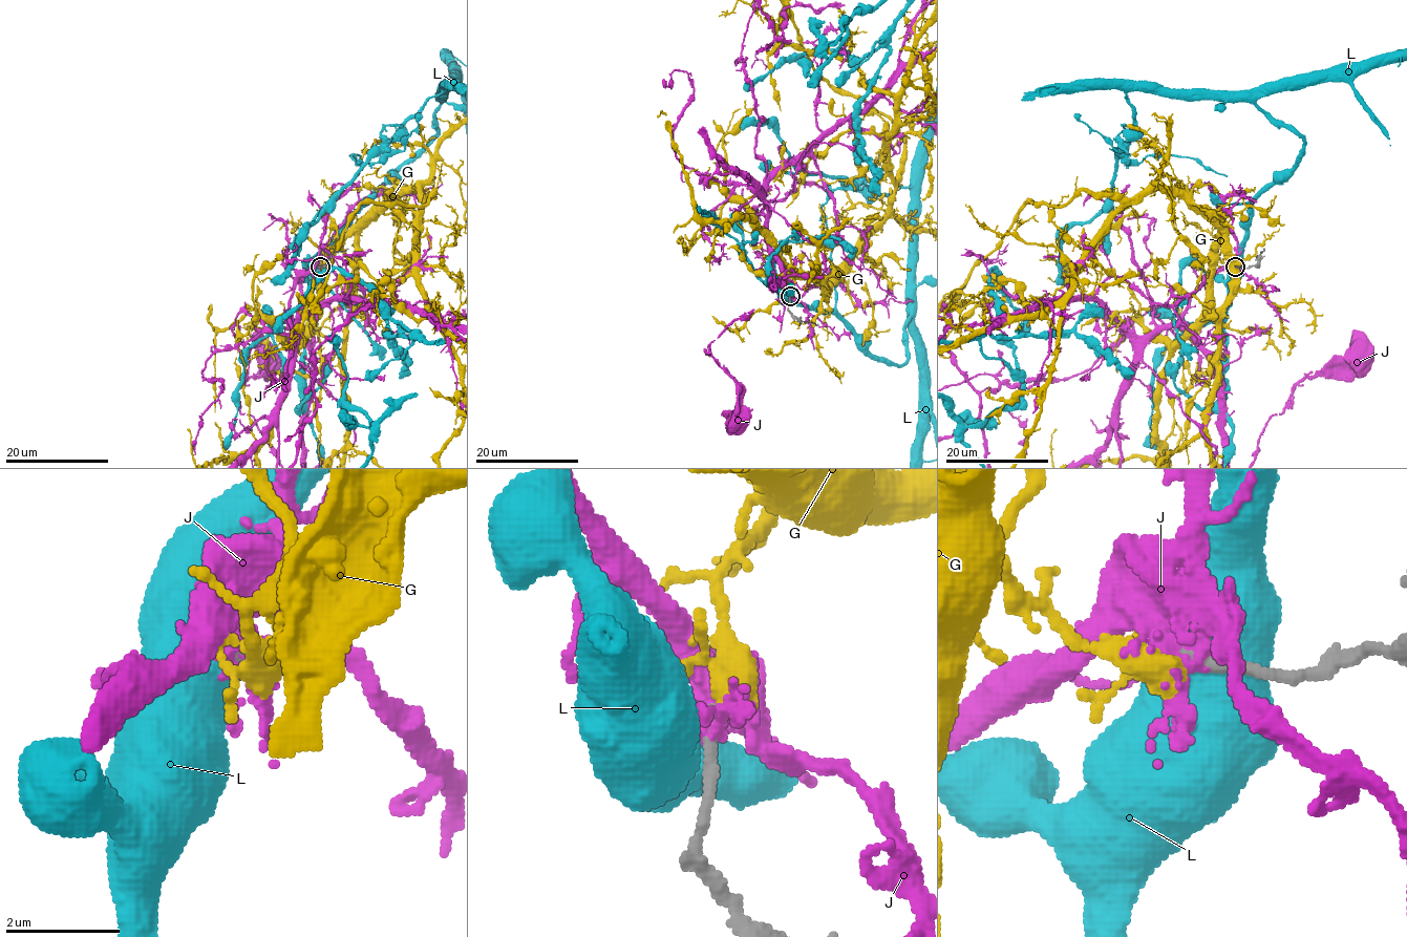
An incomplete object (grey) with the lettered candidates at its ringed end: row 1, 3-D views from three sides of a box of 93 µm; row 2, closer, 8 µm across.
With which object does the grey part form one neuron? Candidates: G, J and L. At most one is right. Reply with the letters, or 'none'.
none

